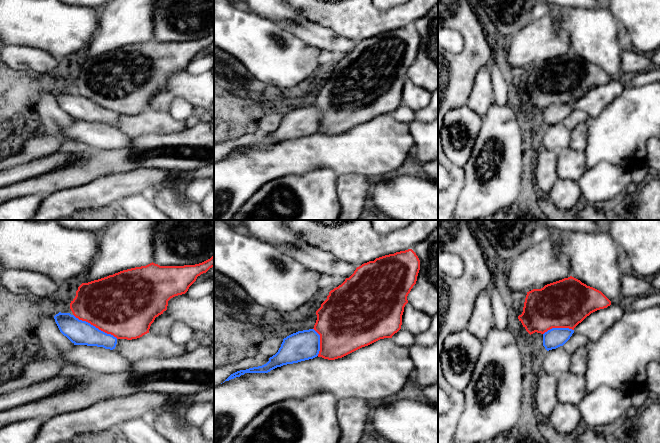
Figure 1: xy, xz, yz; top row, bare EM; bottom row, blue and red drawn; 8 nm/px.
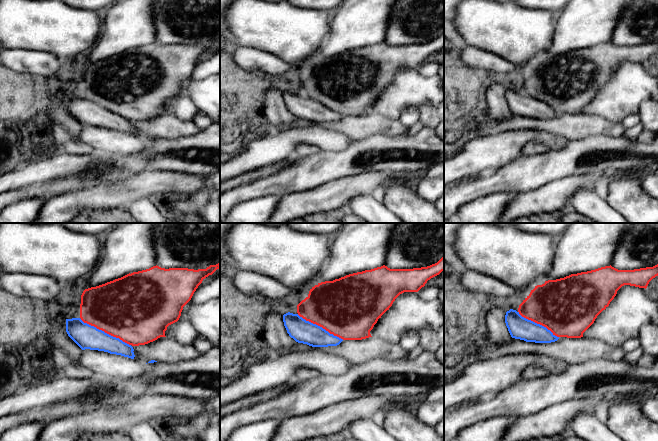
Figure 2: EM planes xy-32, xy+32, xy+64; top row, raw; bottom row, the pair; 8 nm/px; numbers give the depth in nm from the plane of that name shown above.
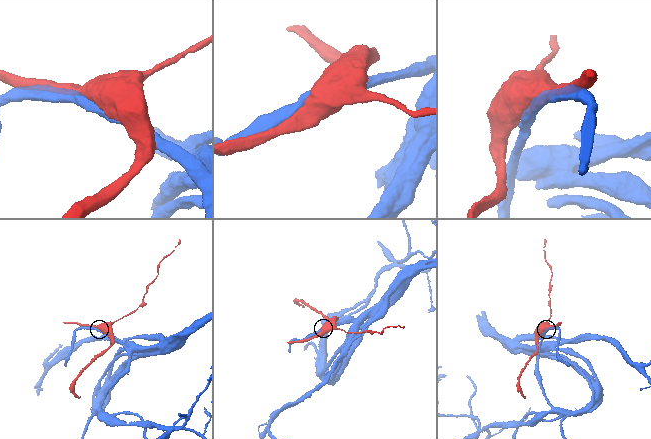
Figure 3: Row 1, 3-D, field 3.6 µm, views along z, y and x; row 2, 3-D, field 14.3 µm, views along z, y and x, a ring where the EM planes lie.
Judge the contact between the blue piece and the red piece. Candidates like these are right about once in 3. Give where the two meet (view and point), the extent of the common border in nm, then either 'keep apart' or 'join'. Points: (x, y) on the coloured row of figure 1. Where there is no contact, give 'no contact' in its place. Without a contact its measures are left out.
meets blue in xy at (94, 326); contact 400 nm long; join

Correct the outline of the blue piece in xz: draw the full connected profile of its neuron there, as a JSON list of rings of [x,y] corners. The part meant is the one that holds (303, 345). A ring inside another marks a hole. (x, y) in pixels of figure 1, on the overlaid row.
[[[412,249],[385,255],[357,267],[354,273],[329,292],[327,299],[316,311],[317,320],[313,329],[298,331],[283,339],[278,352],[269,361],[258,367],[240,370],[231,374],[225,381],[240,377],[245,373],[268,373],[271,370],[287,364],[322,357],[328,360],[342,358],[362,347],[368,346],[380,339],[392,338],[401,329],[404,307],[408,303],[407,296],[416,284],[420,270],[420,260]]]

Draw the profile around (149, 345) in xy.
[[[151,333],[132,340],[117,339],[113,351],[133,362],[146,357],[170,358],[188,353],[186,345],[175,344],[169,336]]]

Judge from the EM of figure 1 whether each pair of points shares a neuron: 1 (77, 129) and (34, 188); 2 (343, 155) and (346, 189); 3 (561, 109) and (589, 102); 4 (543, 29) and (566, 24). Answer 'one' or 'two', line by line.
1: one
2: two
3: two
4: two

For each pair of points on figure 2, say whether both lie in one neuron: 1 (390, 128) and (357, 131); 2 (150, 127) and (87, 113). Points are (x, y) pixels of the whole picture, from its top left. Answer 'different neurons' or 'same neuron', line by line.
1: same neuron
2: different neurons

